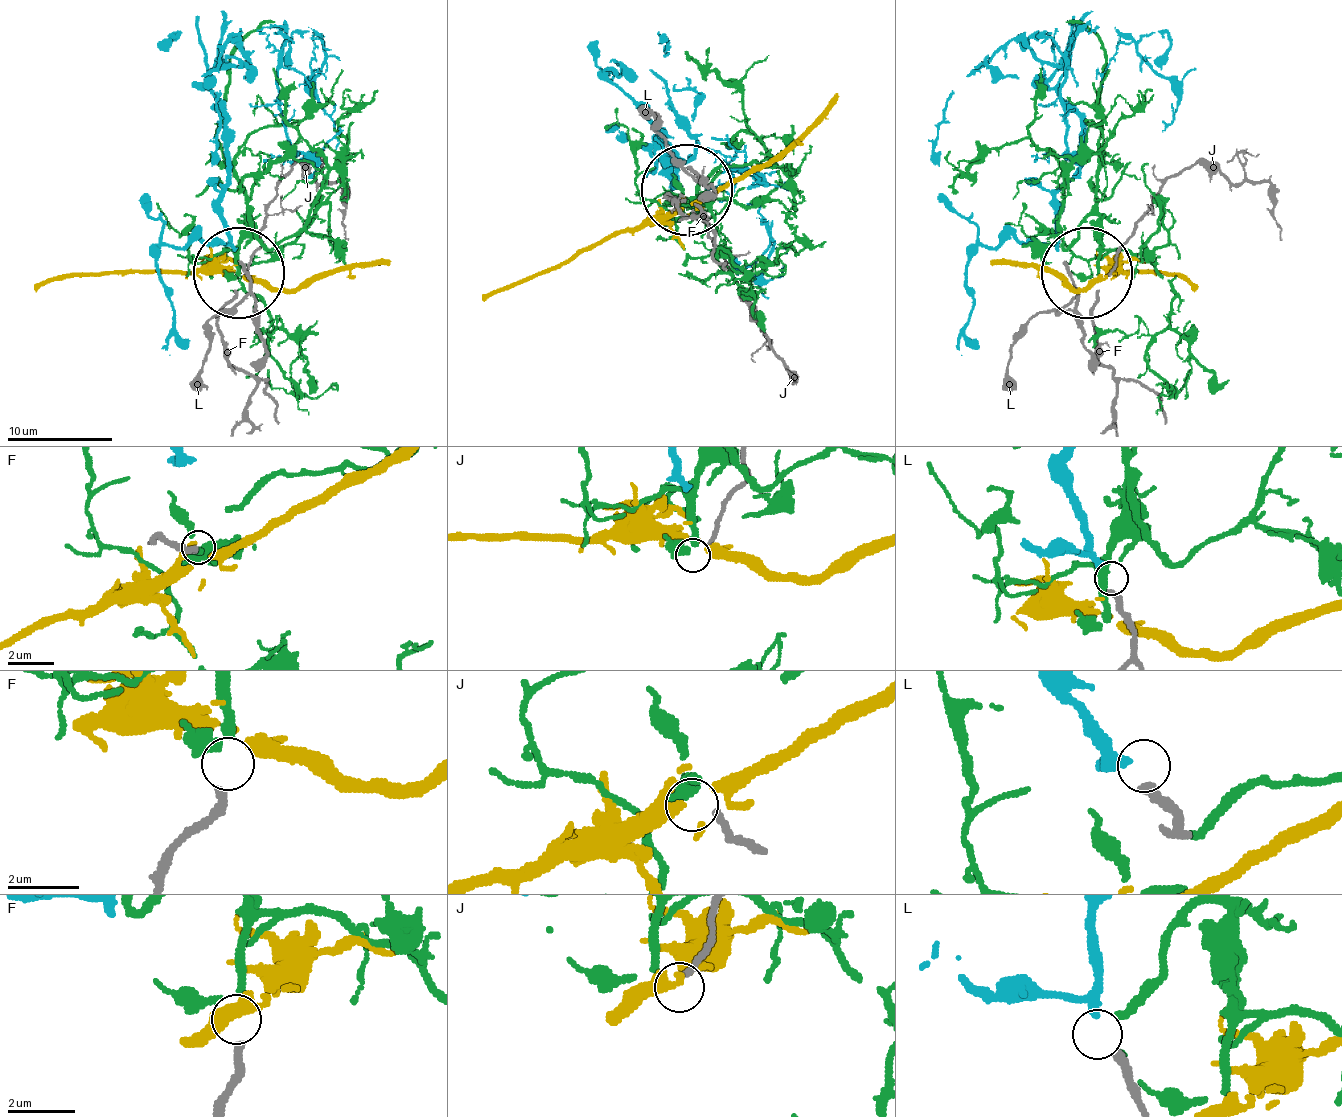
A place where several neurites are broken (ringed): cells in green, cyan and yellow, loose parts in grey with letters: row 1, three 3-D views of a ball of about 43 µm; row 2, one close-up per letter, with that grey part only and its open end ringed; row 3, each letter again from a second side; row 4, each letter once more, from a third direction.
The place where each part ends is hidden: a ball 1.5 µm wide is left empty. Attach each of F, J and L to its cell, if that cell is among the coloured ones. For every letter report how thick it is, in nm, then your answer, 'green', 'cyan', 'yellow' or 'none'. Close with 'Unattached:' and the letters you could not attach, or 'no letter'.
F: 260 nm | green
J: 200 nm | none
L: 280 nm | cyan
Unattached: J

